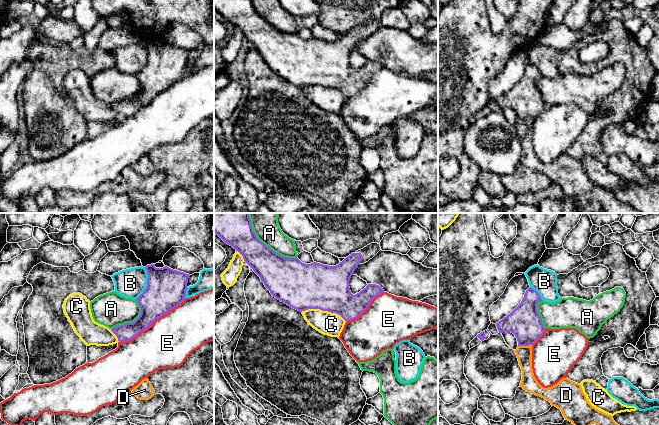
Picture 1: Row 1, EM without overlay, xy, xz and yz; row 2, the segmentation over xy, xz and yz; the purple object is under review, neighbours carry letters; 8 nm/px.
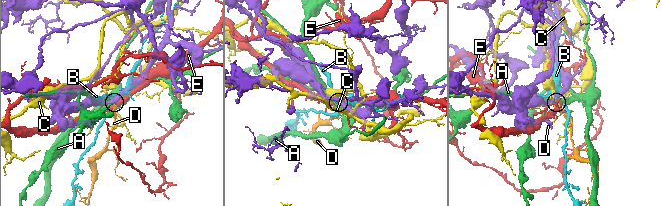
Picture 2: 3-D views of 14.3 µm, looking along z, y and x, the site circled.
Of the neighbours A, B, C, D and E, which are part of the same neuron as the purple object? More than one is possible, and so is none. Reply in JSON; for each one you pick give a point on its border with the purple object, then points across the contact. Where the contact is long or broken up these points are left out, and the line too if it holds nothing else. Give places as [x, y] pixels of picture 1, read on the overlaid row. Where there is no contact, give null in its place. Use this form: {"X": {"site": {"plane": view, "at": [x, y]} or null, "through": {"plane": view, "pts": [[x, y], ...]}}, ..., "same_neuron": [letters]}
{"D": {"site": {"plane": "yz", "at": [525, 345]}, "through": {"plane": "yz", "pts": [[524, 321], [525, 345], [524, 353]]}}, "same_neuron": ["D"]}

